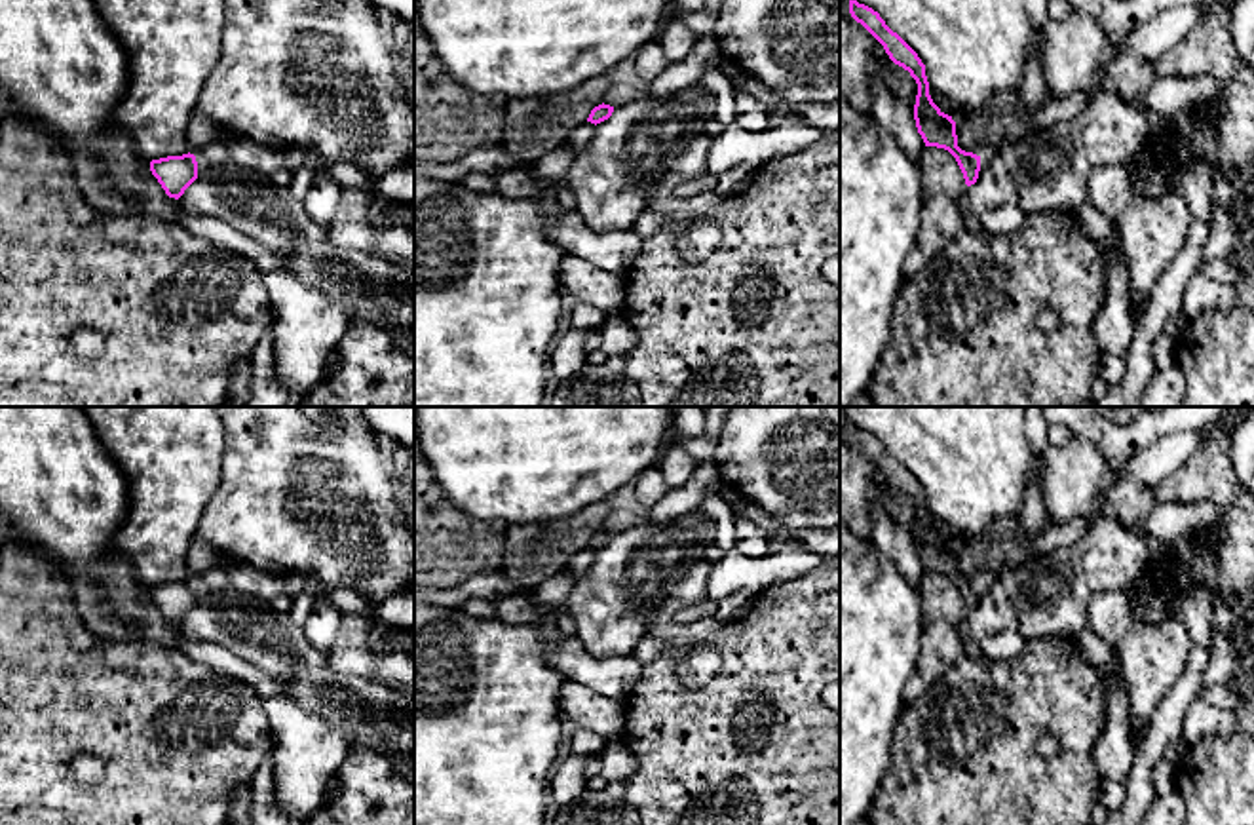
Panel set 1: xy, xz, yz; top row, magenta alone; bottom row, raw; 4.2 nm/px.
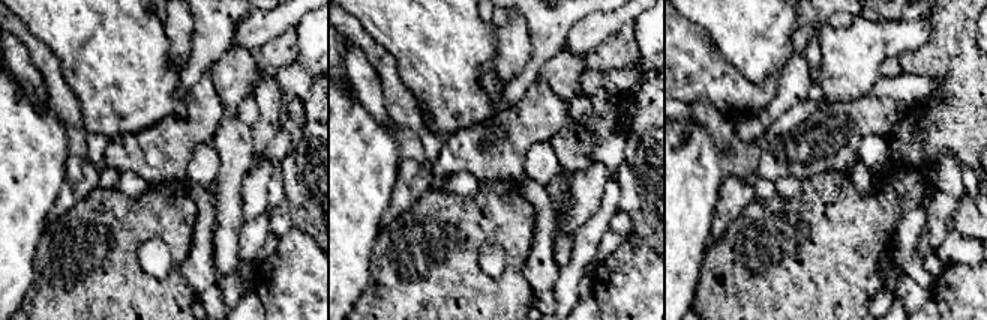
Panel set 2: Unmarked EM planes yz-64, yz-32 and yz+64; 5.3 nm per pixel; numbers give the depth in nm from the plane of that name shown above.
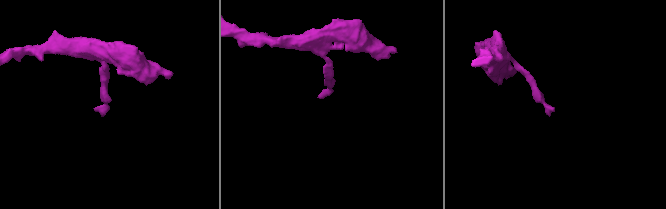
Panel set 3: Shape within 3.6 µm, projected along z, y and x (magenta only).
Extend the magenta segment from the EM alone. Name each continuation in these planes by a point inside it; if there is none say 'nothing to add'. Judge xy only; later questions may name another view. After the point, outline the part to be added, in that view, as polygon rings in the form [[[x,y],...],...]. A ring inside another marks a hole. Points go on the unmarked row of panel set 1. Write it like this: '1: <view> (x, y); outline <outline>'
nothing to add

